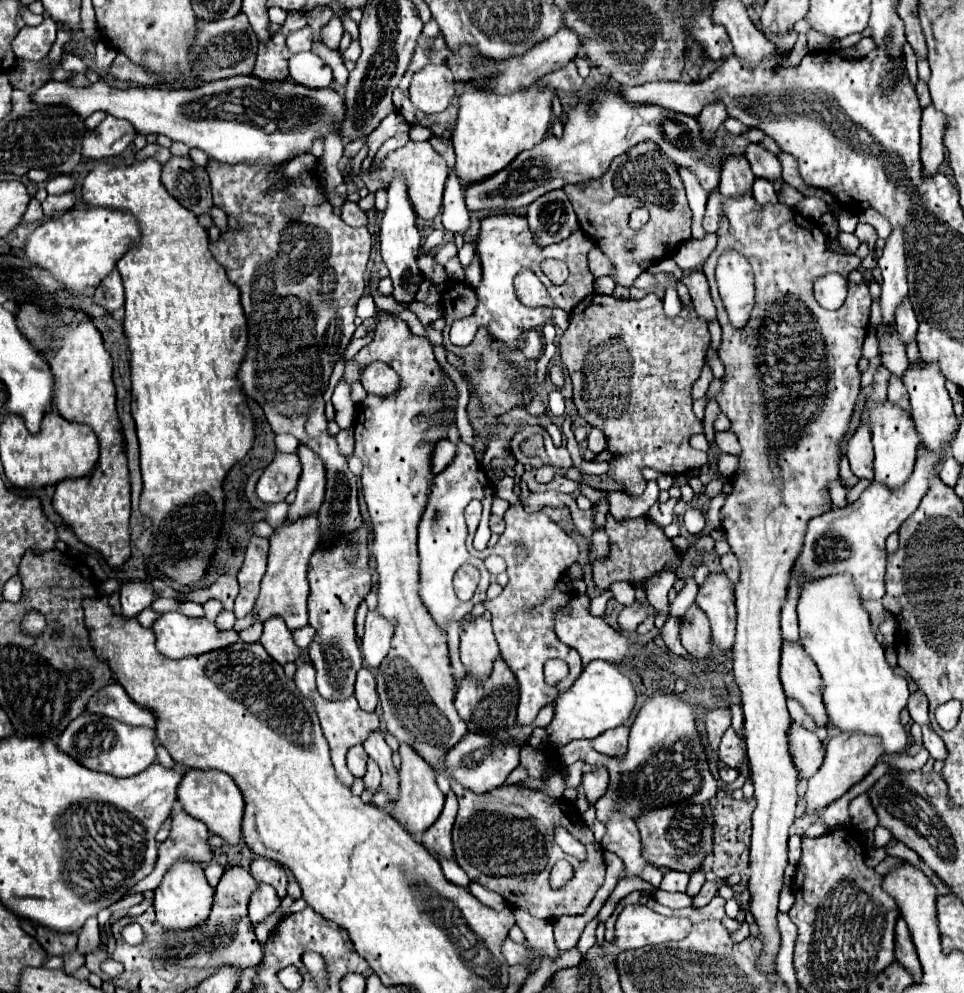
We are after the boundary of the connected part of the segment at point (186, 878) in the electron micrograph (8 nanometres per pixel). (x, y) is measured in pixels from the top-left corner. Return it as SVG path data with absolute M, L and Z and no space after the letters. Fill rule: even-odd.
M178 860L172 870L168 870L160 882L160 886L154 890L154 910L158 922L166 930L186 930L198 924L204 924L210 908L212 908L212 896L214 888L208 884L204 876L204 868L200 862L192 860Z

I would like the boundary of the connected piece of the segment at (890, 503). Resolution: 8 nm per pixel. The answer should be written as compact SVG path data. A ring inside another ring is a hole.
M922 444L918 446L916 466L908 484L900 488L900 492L888 492L884 484L876 484L876 480L862 492L858 502L852 506L832 506L818 518L812 518L808 524L804 548L794 564L792 582L788 588L788 598L782 608L782 638L790 642L798 642L798 618L796 618L796 600L800 596L798 576L820 578L828 574L848 572L854 576L854 584L862 596L862 600L880 600L886 592L884 588L884 568L886 568L886 538L898 532L900 524L912 516L912 510L918 508L924 492L928 492L928 484L932 476L938 476L938 464L946 460L946 452L928 452Z

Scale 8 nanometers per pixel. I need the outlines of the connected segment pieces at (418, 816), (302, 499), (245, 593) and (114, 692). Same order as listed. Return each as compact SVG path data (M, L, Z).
M400 744L400 756L402 756L402 768L400 768L400 800L396 804L390 804L386 810L408 828L408 832L414 838L420 838L424 834L426 828L430 828L436 818L442 812L444 806L444 794L440 792L438 784L436 784L436 776L432 766L422 760L418 756L418 752L408 746L408 744Z
M300 444L296 454L302 462L302 476L296 488L296 500L294 504L290 504L288 510L288 520L298 520L306 512L318 510L320 504L324 502L324 484L326 484L324 462L306 444Z
M254 536L248 544L244 564L238 572L238 584L240 584L240 594L234 604L234 614L236 618L242 618L250 614L254 600L258 598L258 588L260 580L266 572L266 554L268 554L268 538Z
M118 682L100 688L96 696L88 702L86 712L116 718L130 726L148 726L148 728L156 726L156 716L150 710L132 702Z

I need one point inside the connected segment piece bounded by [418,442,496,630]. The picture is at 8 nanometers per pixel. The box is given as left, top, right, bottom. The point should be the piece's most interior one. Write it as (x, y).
(442, 532)

